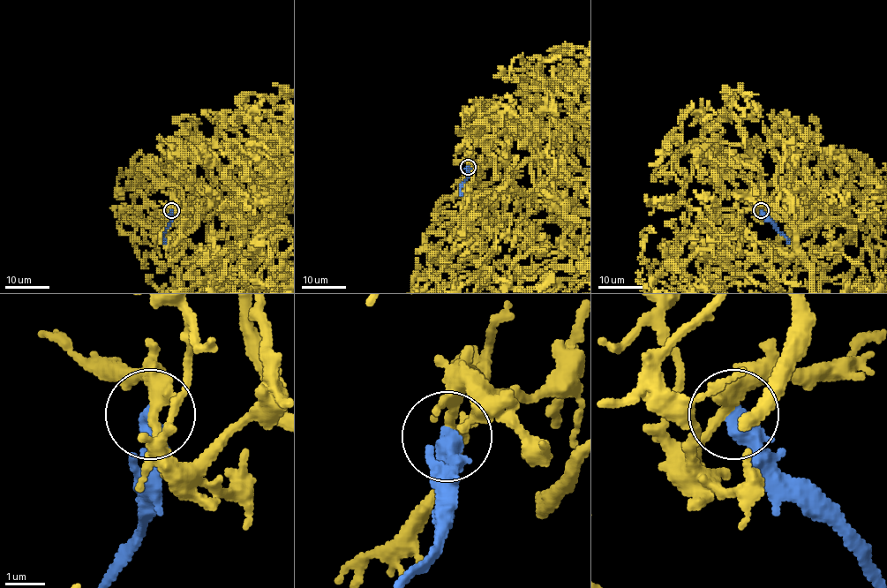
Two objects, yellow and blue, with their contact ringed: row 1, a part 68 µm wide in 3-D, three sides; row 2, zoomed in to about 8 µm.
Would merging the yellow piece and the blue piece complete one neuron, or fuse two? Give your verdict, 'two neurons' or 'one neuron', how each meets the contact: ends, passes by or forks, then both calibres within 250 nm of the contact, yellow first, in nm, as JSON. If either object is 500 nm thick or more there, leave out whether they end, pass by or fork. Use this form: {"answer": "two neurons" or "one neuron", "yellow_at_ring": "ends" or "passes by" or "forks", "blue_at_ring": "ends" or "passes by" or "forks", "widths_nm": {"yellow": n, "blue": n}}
{"answer": "two neurons", "widths_nm": {"yellow": 320, "blue": 500}}

